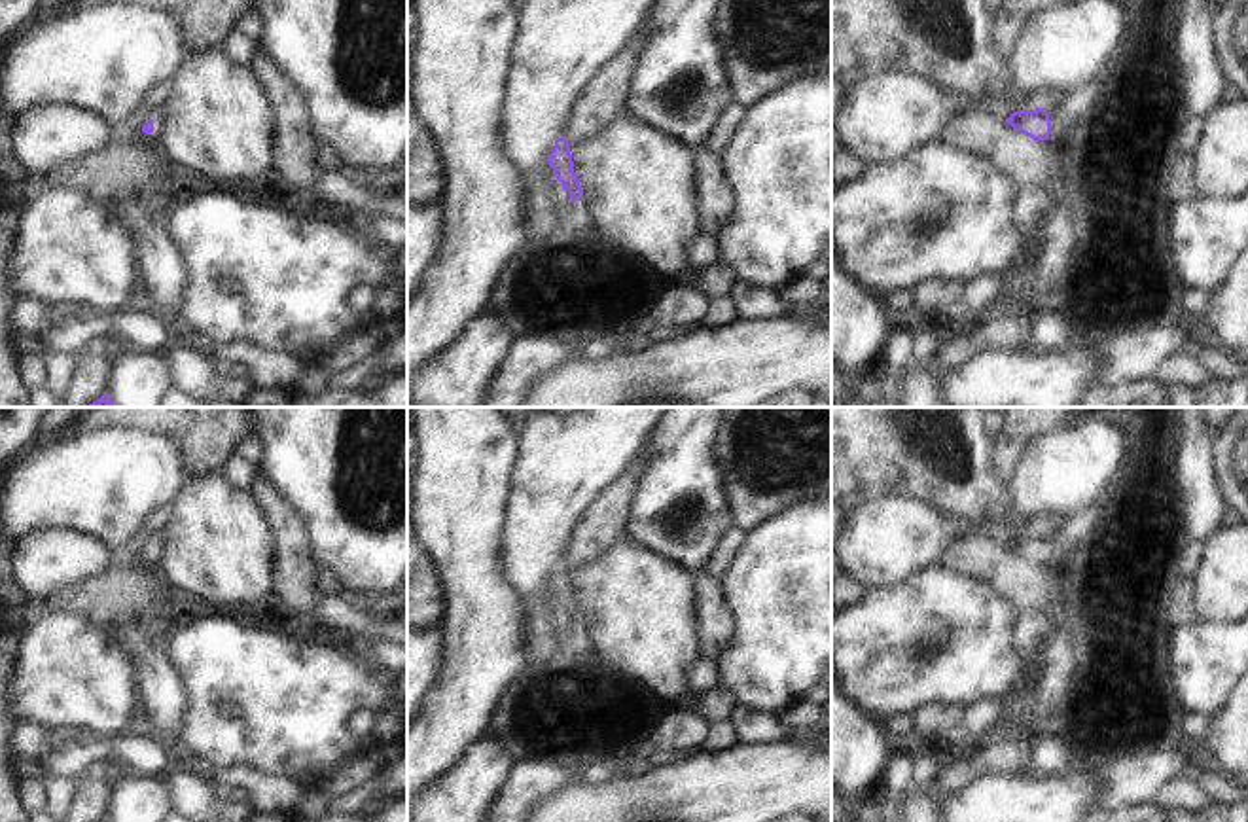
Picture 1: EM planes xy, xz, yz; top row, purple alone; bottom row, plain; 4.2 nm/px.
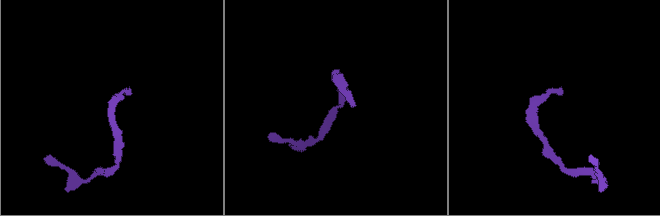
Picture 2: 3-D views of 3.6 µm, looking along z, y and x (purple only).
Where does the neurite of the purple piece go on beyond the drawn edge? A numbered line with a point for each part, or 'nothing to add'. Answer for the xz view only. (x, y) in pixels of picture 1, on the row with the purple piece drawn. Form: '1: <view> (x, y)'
1: xz (580, 228)

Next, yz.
1: yz (1074, 112)

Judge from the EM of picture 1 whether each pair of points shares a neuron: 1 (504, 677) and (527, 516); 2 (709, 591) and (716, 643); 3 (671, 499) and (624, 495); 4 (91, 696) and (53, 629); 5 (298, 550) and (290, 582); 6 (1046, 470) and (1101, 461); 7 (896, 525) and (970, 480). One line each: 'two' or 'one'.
1: two
2: one
3: two
4: one
5: one
6: one
7: two

